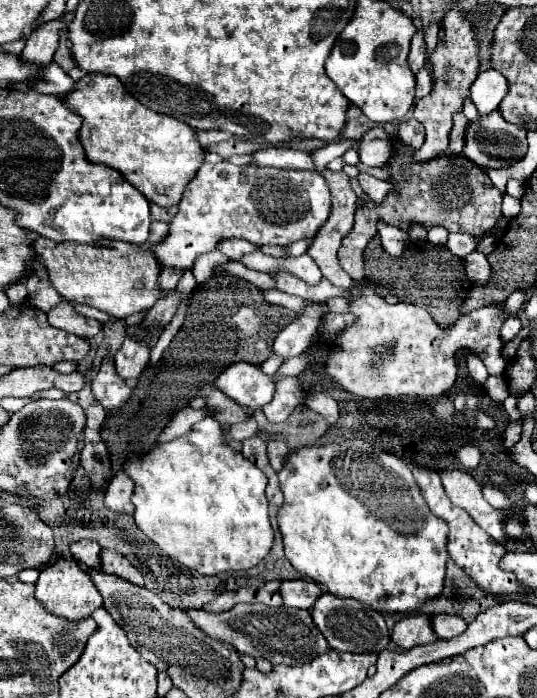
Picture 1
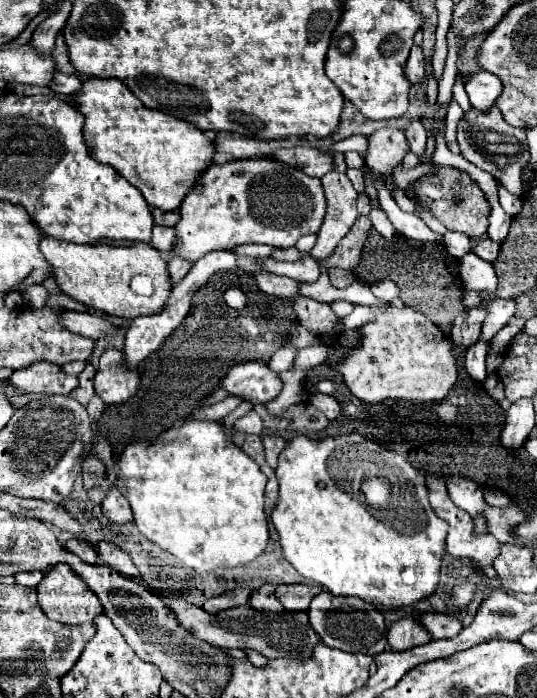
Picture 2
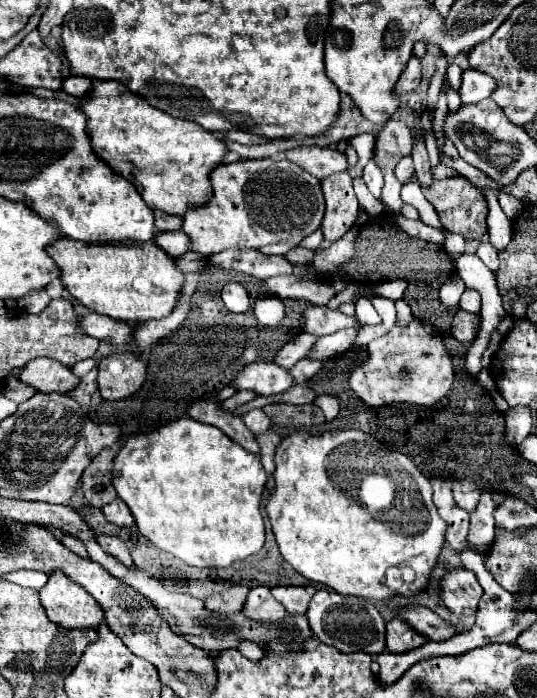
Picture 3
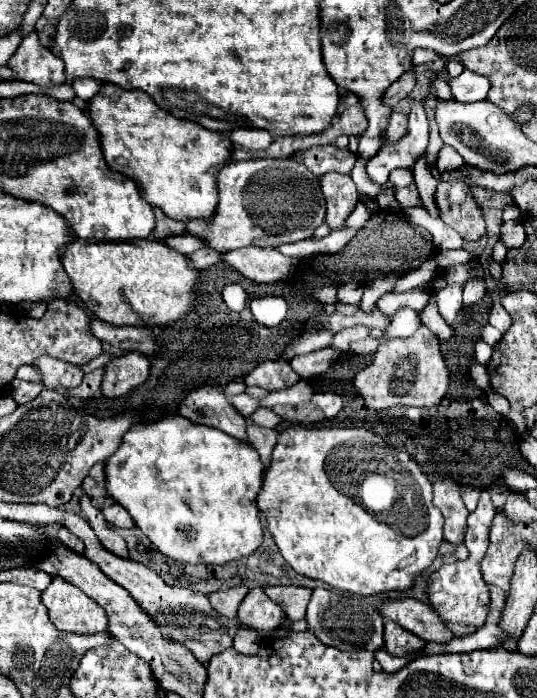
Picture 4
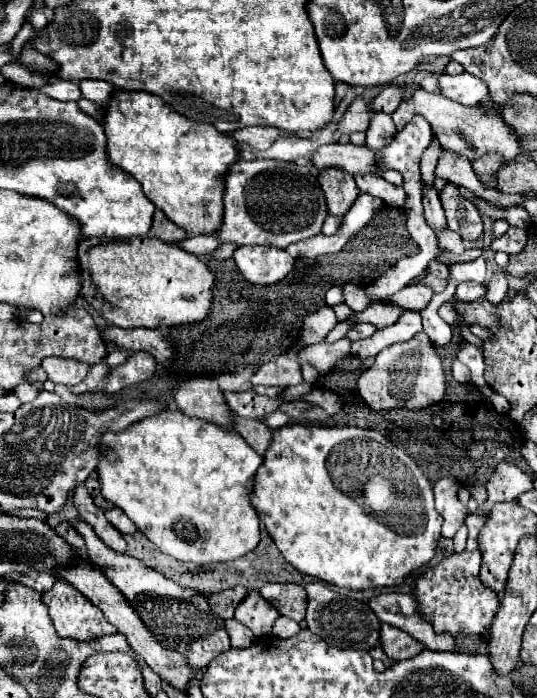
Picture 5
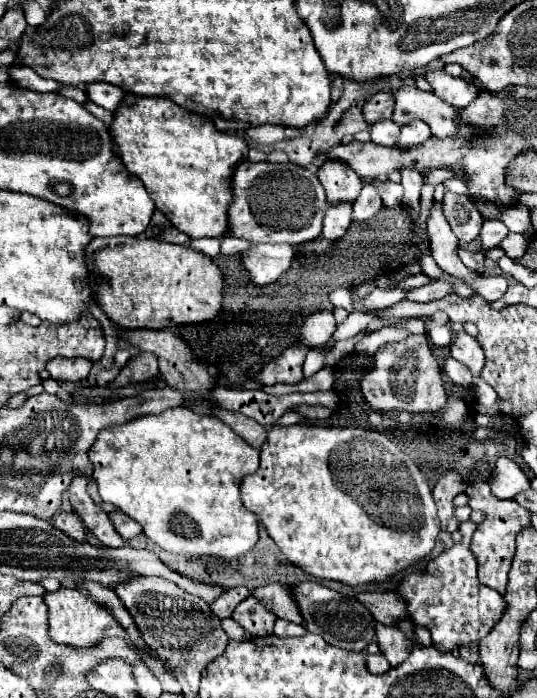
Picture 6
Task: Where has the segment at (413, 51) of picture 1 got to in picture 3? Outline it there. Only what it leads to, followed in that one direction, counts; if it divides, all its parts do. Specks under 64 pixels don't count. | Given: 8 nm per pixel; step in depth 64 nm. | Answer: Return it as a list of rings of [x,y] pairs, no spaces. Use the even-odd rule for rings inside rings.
[[[412,56],[406,64],[406,70],[402,72],[398,84],[396,84],[396,92],[398,94],[406,94],[406,92],[412,92],[416,90],[416,86],[420,84],[422,80],[422,68],[420,68],[420,58],[418,56]]]

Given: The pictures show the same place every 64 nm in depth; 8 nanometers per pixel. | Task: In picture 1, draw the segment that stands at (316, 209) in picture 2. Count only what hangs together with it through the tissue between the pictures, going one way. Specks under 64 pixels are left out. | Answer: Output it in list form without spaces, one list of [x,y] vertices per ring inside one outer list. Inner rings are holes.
[[[204,162],[196,176],[184,188],[182,200],[178,204],[178,214],[170,222],[168,234],[162,242],[150,244],[150,252],[156,256],[160,268],[188,270],[192,268],[198,254],[210,252],[224,238],[244,238],[252,244],[274,244],[288,246],[296,240],[310,240],[322,228],[330,216],[330,188],[320,172],[306,170],[278,170],[278,168],[258,168],[258,166],[234,166],[228,162],[208,164]]]

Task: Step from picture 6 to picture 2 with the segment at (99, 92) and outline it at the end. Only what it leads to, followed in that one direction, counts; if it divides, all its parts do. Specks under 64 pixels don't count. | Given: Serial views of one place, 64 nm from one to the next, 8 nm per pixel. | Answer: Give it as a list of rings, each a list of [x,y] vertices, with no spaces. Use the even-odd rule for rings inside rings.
[[[54,72],[54,78],[52,82],[48,84],[48,88],[56,94],[66,94],[66,96],[72,96],[80,90],[82,86],[82,78],[78,78],[76,74],[62,74],[62,72]]]

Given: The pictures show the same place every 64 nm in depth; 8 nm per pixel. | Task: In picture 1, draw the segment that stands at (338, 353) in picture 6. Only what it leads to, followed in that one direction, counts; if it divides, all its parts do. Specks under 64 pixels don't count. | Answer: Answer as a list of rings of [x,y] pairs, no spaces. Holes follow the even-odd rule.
[[[282,378],[276,384],[276,396],[272,398],[270,404],[266,404],[262,408],[266,418],[272,423],[281,423],[287,420],[290,412],[304,403],[305,394],[303,391],[298,378]]]

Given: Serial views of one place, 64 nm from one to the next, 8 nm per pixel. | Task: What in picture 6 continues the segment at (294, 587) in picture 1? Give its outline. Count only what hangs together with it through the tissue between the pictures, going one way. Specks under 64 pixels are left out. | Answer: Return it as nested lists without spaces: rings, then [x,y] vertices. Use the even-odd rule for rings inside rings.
[[[266,584],[252,592],[268,610],[272,610],[278,618],[300,624],[302,616],[296,600],[292,598],[292,588],[288,584]]]

